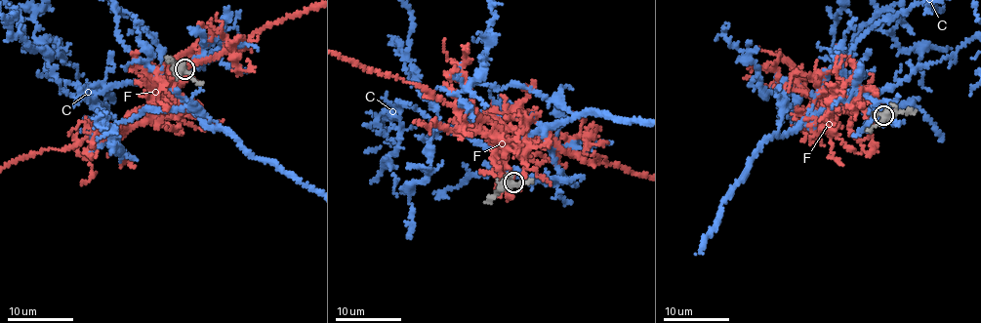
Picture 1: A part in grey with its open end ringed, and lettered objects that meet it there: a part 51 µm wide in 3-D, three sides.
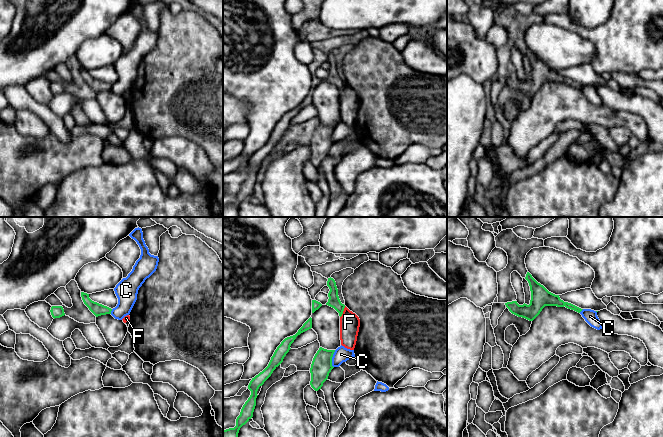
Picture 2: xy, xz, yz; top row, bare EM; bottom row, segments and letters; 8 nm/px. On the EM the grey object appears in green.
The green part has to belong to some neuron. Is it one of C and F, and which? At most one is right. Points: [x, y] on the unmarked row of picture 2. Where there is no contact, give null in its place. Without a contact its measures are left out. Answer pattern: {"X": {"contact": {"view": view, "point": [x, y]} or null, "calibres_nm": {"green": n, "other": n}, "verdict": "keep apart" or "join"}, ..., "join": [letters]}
{"C": {"contact": {"view": "xz", "point": [331, 135]}, "calibres_nm": {"green": 170, "other": 120}, "verdict": "keep apart"}, "F": {"contact": {"view": "xz", "point": [342, 88]}, "calibres_nm": {"green": 90, "other": 160}, "verdict": "keep apart"}, "join": []}

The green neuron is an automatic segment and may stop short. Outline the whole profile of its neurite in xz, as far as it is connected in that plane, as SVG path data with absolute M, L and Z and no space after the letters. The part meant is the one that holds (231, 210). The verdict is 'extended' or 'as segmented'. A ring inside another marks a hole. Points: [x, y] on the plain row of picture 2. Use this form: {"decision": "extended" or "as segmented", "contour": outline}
{"decision": "as segmented", "contour": "M310 93L295 111L287 113L281 118L271 133L268 142L262 148L252 154L248 161L251 171L243 181L240 191L236 195L236 202L234 204L223 206L223 217L239 217L238 209L240 204L253 193L259 163L264 160L264 158L271 152L273 147L283 138L284 133L291 125L290 122L296 113L311 104L312 94Z"}

